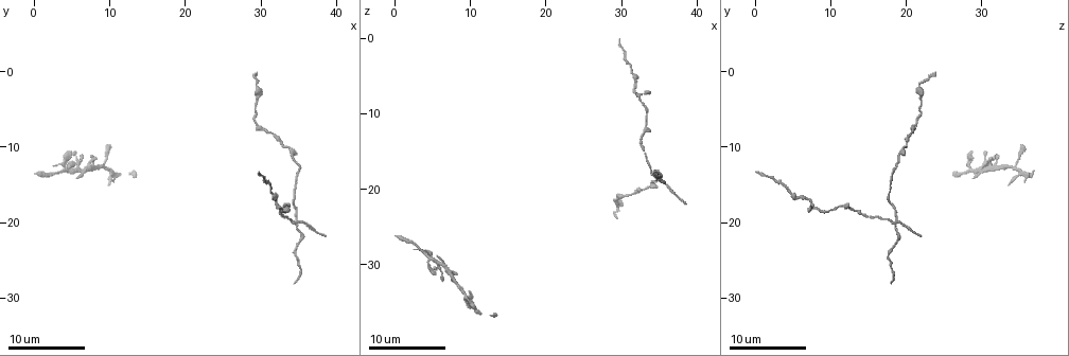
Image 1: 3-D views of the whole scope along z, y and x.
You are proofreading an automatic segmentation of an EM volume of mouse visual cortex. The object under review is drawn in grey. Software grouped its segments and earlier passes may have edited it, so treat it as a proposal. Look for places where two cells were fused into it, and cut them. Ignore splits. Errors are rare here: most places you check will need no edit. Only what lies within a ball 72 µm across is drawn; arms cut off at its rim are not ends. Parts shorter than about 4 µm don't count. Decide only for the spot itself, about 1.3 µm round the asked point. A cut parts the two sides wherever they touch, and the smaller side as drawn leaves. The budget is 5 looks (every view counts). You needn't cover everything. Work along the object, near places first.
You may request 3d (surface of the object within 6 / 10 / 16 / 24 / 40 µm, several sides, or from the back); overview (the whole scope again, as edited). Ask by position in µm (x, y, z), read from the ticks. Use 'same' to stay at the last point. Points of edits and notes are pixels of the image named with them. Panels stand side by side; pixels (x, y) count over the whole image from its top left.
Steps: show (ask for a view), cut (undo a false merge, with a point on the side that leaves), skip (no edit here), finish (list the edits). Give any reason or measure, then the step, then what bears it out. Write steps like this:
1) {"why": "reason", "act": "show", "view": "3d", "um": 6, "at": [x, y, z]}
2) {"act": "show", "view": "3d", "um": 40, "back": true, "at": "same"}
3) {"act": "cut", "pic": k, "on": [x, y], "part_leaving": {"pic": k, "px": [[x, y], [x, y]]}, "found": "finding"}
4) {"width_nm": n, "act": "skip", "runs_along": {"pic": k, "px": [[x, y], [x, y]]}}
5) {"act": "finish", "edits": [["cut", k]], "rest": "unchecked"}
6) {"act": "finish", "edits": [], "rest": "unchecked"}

{"why": "four-way junction", "act": "show", "view": "3d", "um": 16, "at": [4.0, 13.0, 28.5]}

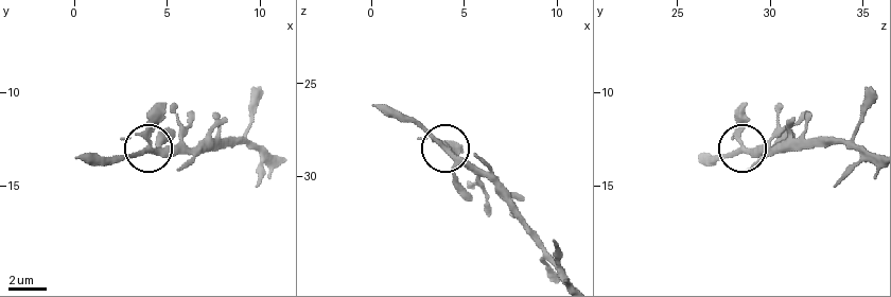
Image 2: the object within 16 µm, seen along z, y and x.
{"arms": 4, "act": "skip", "found": "continuous, no second cell"}

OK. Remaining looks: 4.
{"why": "four-way junction", "act": "show", "view": "3d", "um": 10, "at": [7.0, 12.5, 31.5]}

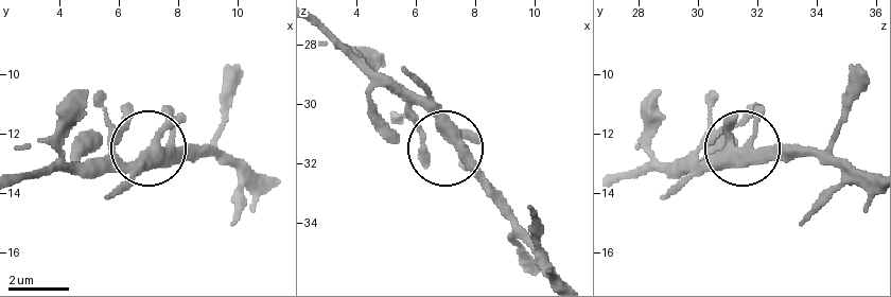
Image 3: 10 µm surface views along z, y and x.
{"width_nm": 390, "act": "skip", "found": "one cell here"}

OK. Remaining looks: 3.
{"act": "show", "view": "3d", "um": 10, "at": [34.5, 20.0, 18.5]}

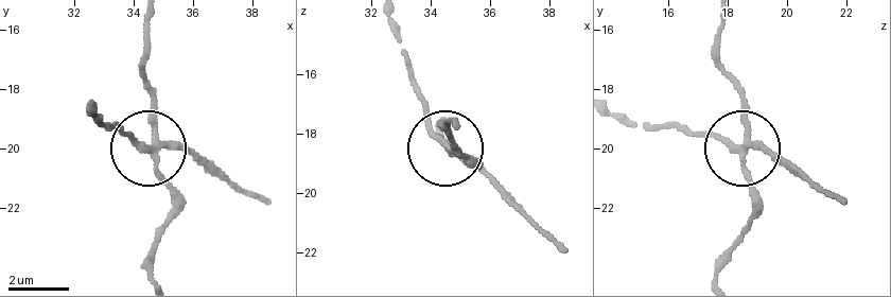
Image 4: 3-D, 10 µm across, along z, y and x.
{"side_arm_um": 10, "act": "cut", "pic": 4, "on": [174, 191], "part_leaving": {"pic": 4, "px": [[157, 144], [157, 93], [142, 64], [150, 18]]}, "found": "two cells meet here"}

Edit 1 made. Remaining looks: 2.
{"act": "finish", "edits": [["cut", 4]], "rest": "unchecked"}

